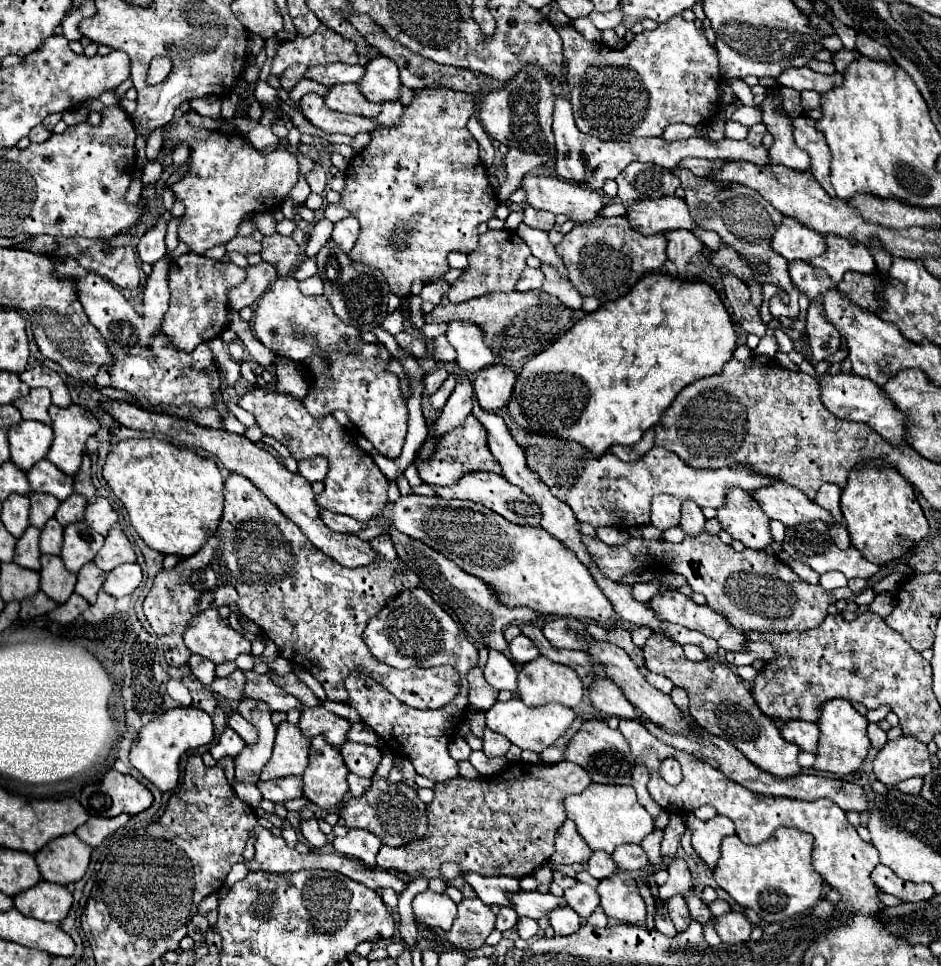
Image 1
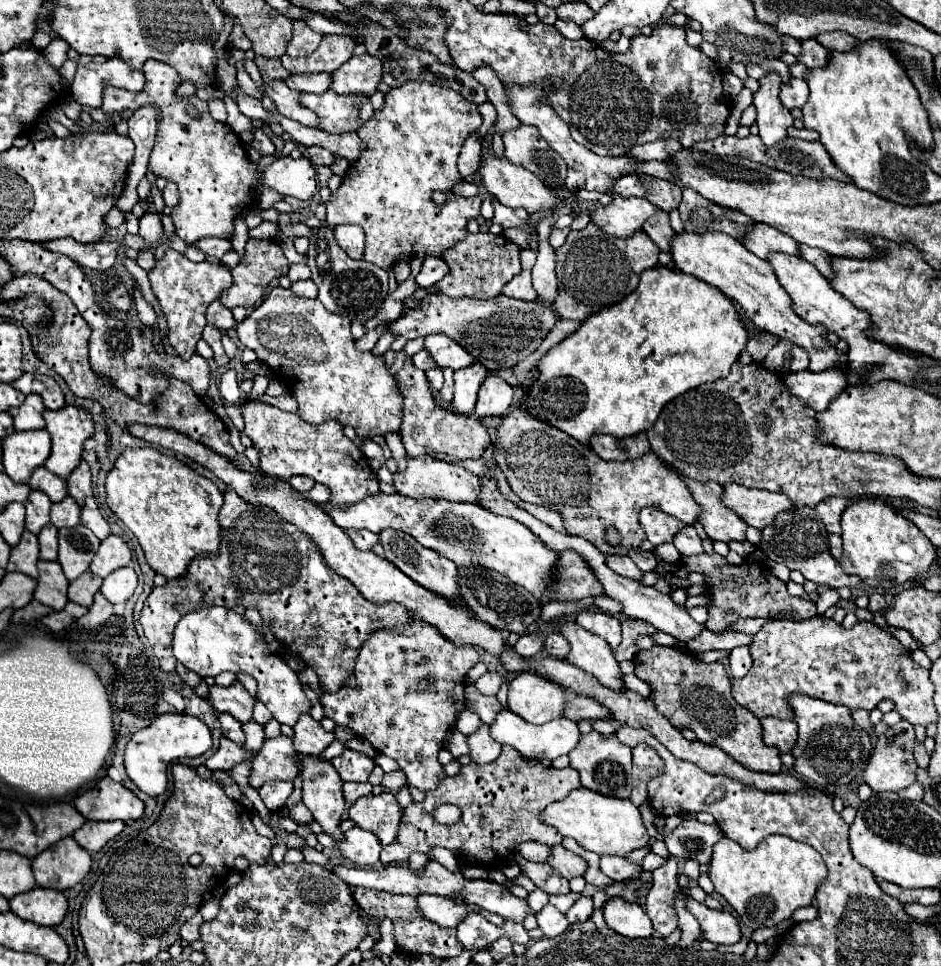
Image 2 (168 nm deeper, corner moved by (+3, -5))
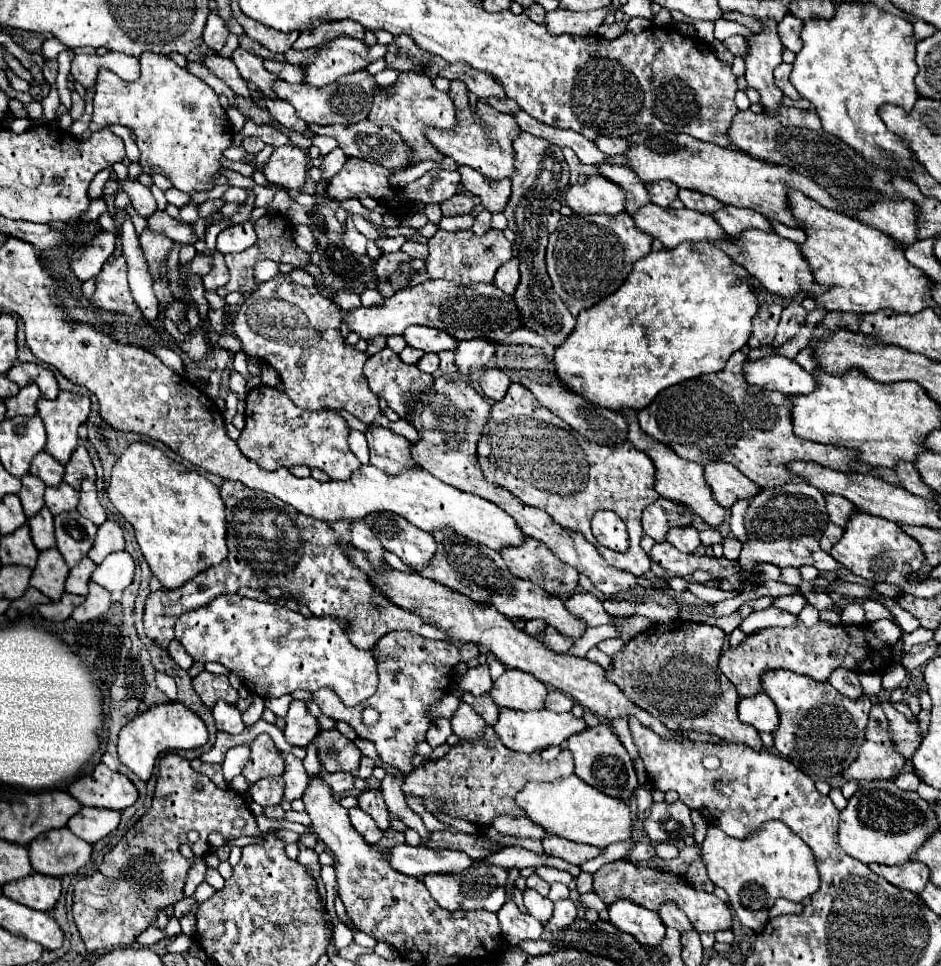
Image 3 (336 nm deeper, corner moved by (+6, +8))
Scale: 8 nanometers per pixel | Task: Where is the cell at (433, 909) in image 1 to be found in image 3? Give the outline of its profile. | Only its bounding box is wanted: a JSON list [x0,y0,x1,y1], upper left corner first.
[422,862,508,912]

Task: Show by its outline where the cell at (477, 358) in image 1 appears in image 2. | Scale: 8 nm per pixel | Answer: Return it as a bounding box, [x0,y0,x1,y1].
[425,335,473,369]

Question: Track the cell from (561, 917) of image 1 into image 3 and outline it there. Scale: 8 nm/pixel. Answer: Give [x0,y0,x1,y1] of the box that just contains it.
[524,890,554,924]

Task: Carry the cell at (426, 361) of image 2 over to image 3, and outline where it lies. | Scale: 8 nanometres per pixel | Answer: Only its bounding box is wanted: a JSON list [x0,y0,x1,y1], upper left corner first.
[400,346,424,364]

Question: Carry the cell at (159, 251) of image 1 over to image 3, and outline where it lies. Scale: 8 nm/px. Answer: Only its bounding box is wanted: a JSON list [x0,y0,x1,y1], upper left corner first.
[124,180,156,218]

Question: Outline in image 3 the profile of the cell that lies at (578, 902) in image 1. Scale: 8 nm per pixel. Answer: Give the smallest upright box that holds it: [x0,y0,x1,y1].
[546,898,576,930]

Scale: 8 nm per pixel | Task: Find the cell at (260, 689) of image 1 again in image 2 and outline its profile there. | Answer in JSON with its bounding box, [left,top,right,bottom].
[207,681,255,723]

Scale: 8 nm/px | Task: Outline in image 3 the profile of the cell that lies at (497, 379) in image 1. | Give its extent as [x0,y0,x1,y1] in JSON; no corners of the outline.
[480,368,510,400]

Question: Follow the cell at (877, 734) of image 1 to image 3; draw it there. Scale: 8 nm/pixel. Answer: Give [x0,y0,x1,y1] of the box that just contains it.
[830,670,862,700]

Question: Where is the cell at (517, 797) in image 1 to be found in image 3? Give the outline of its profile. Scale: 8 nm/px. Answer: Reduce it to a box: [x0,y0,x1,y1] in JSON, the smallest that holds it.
[402,728,574,828]

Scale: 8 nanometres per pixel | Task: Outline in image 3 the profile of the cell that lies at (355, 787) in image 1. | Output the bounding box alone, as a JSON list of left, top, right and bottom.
[322,772,354,794]

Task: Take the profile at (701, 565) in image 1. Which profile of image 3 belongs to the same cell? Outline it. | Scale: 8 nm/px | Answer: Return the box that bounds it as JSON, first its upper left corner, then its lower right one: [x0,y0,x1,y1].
[502,538,578,596]

